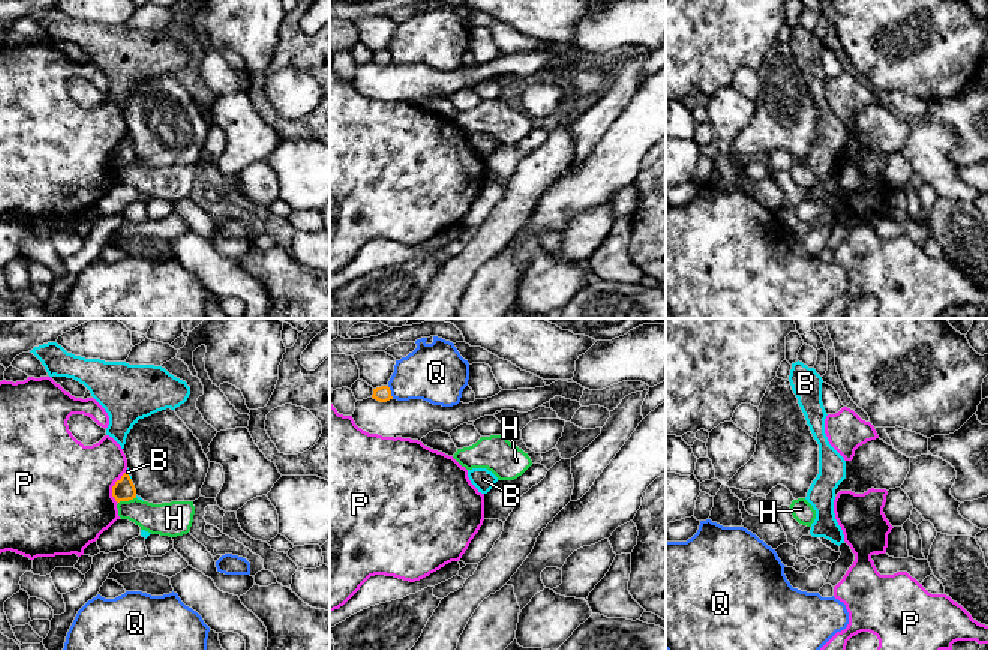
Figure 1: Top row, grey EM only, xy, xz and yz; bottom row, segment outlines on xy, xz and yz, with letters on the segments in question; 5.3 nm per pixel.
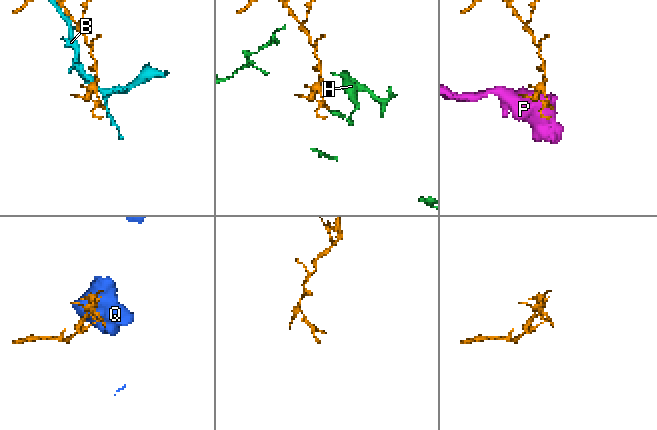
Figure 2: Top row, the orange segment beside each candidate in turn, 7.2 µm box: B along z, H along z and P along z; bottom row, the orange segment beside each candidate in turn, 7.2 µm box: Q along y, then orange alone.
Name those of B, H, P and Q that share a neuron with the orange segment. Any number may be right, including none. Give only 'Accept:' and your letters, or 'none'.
Accept: none

